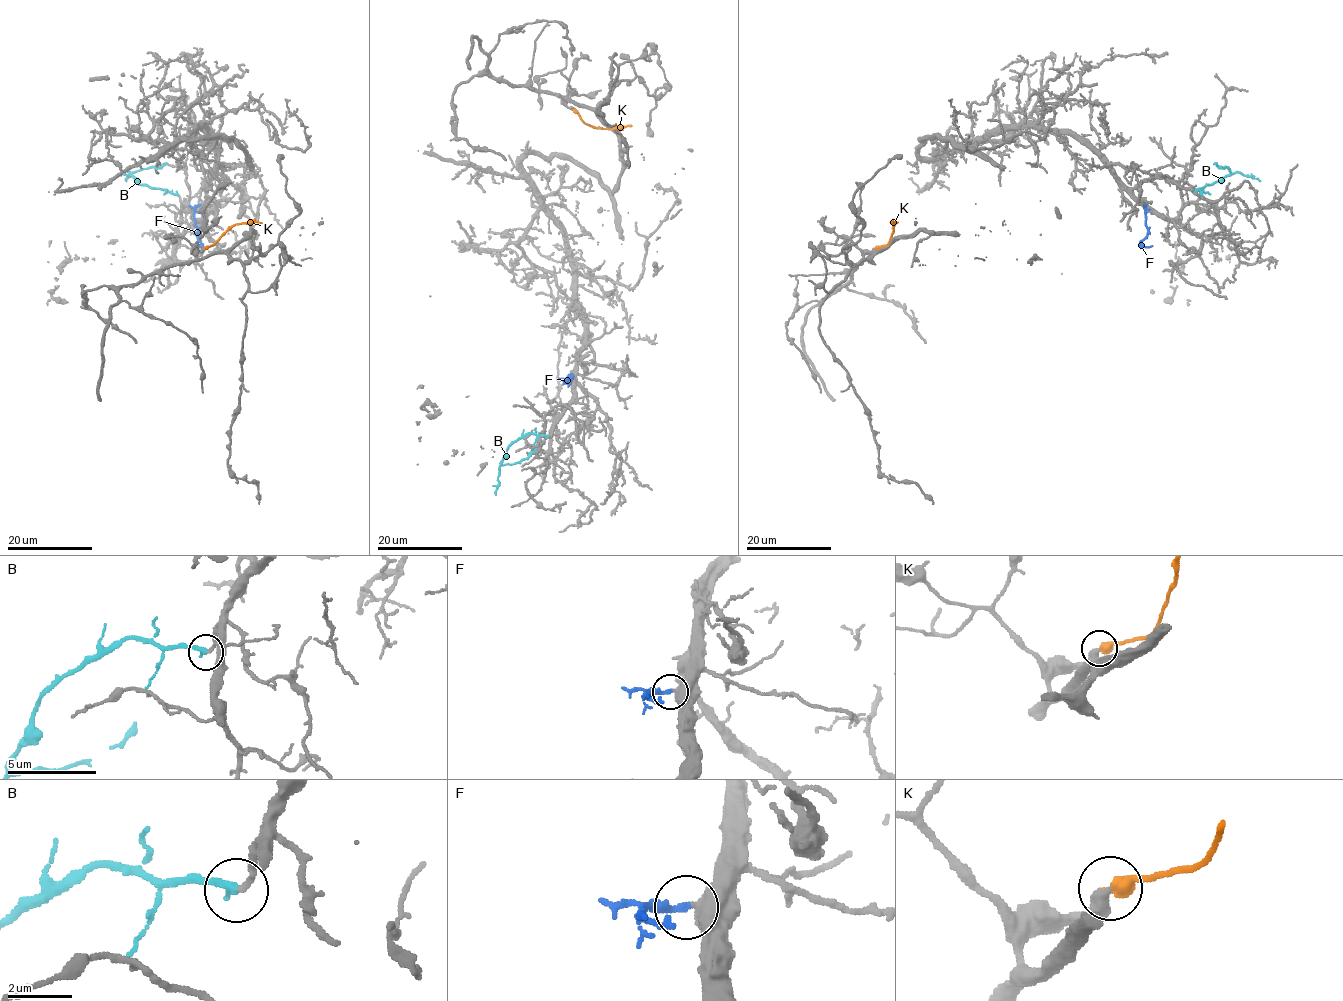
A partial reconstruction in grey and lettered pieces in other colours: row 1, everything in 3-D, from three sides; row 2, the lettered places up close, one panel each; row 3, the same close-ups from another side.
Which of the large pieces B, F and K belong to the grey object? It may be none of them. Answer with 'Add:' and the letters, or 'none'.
Add: F, K

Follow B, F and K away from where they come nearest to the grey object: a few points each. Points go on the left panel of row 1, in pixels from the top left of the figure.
B: (178, 195), (140, 184), (131, 174), (166, 164)
F: (200, 204), (194, 210), (201, 247), (198, 246)
K: (205, 248), (235, 225), (262, 222)

